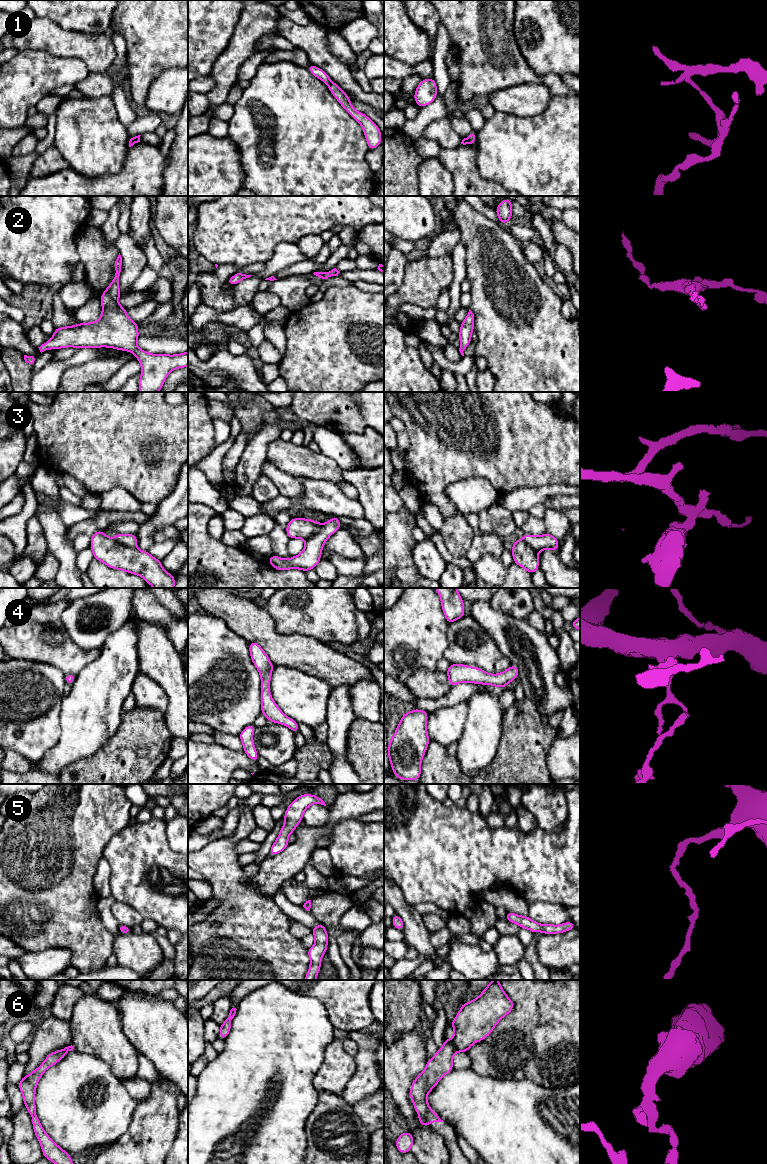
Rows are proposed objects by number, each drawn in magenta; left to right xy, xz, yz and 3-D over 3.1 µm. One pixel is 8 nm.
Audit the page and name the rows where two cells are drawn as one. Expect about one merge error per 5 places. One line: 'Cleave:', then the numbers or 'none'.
Cleave: 1

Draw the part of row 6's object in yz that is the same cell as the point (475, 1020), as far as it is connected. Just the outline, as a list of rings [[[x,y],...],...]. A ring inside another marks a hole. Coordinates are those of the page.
[[[499,980],[490,981],[482,993],[470,1002],[462,1004],[455,1019],[450,1023],[454,1028],[452,1039],[445,1039],[443,1047],[438,1049],[436,1054],[426,1062],[426,1067],[413,1081],[410,1088],[410,1098],[415,1111],[419,1113],[418,1121],[422,1126],[428,1126],[432,1122],[444,1122],[436,1112],[430,1109],[426,1097],[438,1084],[442,1077],[453,1070],[453,1057],[455,1052],[467,1053],[470,1047],[488,1037],[498,1022],[509,1014],[514,1008],[513,1001],[502,989]]]

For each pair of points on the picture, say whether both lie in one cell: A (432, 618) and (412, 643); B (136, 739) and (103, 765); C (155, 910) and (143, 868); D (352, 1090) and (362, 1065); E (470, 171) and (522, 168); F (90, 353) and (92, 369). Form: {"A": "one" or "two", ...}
{"A": "one", "B": "one", "C": "one", "D": "one", "E": "two", "F": "two"}

